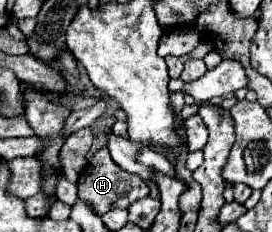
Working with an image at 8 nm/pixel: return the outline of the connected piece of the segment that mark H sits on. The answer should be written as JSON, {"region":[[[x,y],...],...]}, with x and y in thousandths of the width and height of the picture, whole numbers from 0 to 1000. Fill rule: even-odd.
{"region":[[[375,634],[368,651],[346,659],[346,677],[331,685],[331,711],[316,711],[301,763],[287,772],[287,849],[338,884],[338,909],[346,918],[368,918],[382,927],[390,909],[419,901],[419,892],[441,892],[441,901],[471,901],[493,866],[522,858],[522,849],[544,849],[544,823],[515,823],[515,797],[507,797],[507,763],[493,754],[471,754],[463,737],[449,737],[404,677],[397,642]]]}

